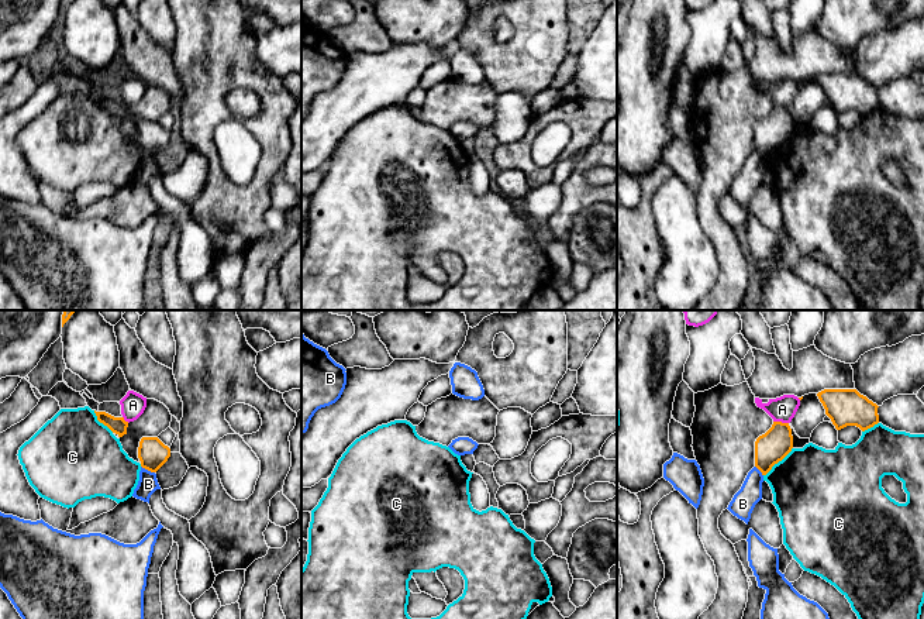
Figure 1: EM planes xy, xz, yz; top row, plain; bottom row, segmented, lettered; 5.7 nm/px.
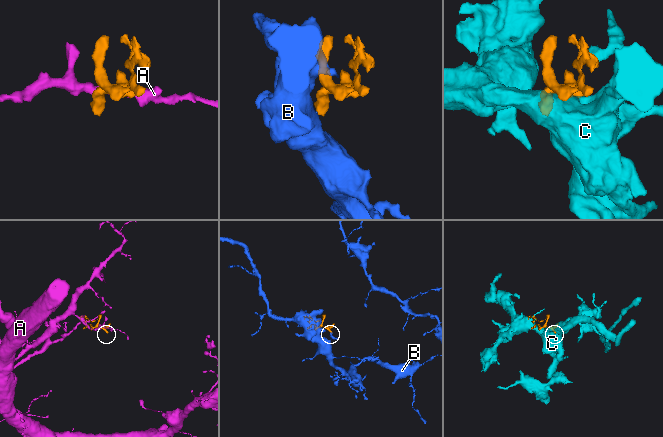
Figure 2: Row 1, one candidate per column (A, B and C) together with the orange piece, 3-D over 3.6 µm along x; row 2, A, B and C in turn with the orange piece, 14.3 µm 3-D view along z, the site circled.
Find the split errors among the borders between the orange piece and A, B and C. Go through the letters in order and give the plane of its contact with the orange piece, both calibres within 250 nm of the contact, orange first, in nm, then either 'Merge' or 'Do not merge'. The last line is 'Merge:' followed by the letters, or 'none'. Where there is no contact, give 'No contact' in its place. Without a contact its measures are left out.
A: Touches orange in yz. Thickness 180 nm (orange) against 140 nm. Do not merge
B: Touches orange in xy. Thickness 170 nm (orange) against 110 nm. Do not merge
C: Touches orange in yz. Thickness 180 nm (orange) against 460 nm. Do not merge
Merge: none

